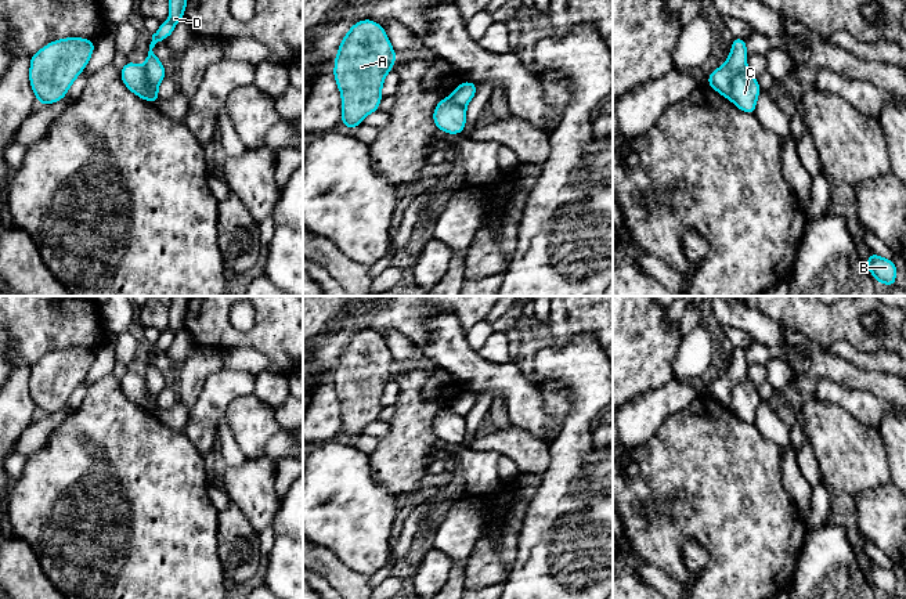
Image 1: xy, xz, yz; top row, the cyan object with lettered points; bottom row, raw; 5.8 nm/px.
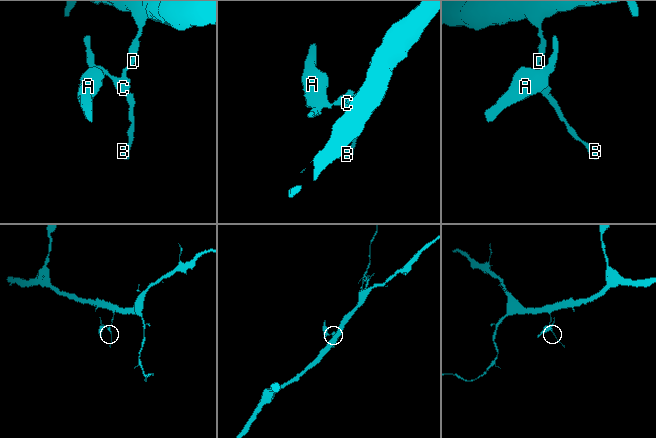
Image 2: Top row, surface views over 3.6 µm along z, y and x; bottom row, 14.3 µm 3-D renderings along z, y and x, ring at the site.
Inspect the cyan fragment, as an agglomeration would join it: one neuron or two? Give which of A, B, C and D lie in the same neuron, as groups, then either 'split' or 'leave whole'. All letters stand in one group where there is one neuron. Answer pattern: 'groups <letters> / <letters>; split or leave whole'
groups A B C / D; split

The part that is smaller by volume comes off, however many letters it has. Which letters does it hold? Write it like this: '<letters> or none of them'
A, B, C

